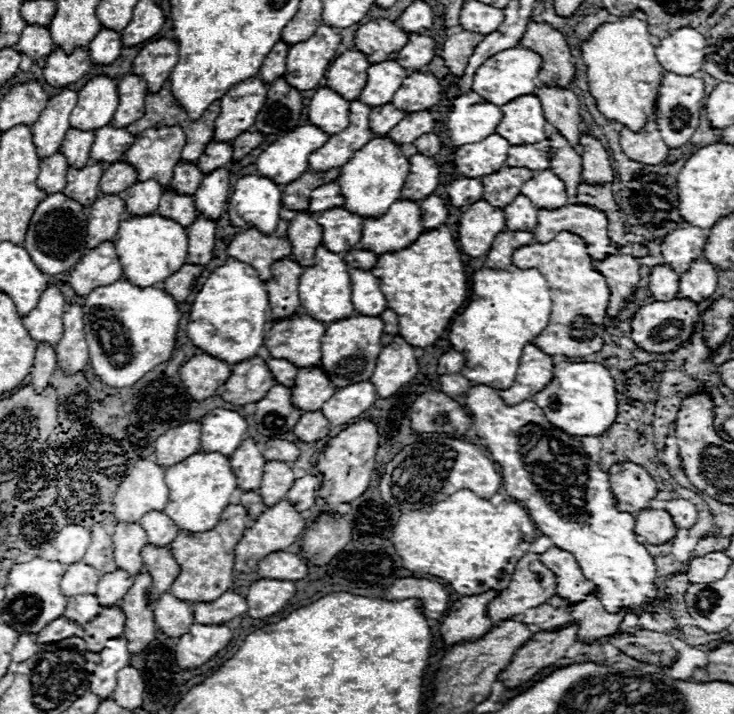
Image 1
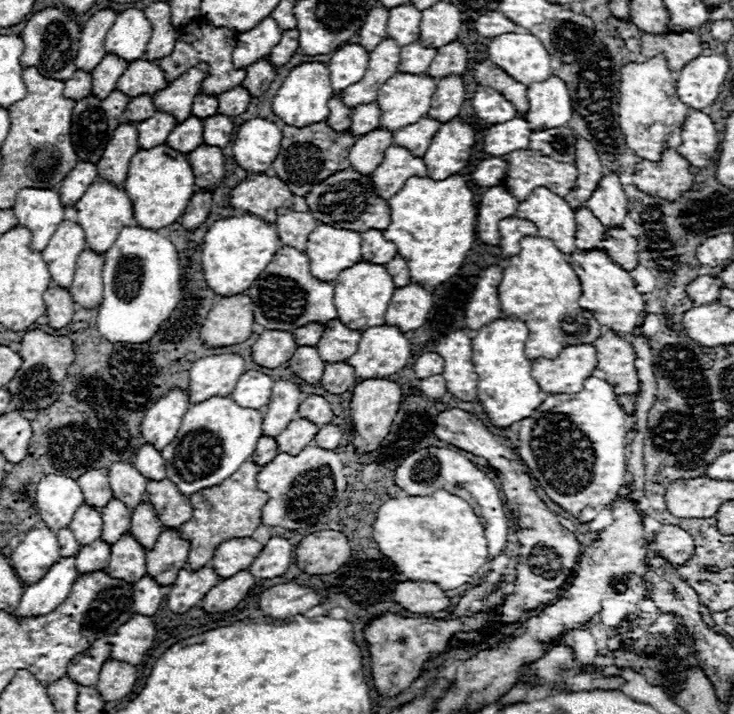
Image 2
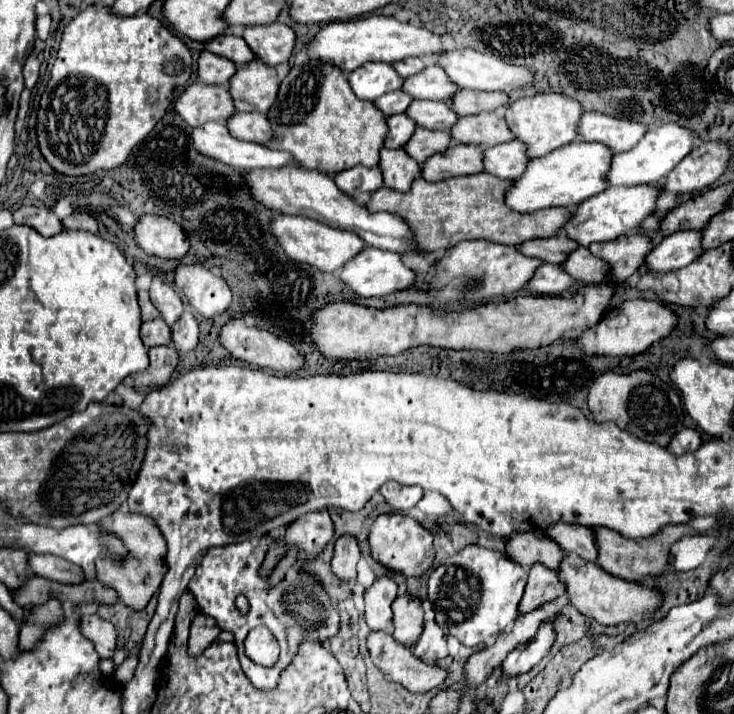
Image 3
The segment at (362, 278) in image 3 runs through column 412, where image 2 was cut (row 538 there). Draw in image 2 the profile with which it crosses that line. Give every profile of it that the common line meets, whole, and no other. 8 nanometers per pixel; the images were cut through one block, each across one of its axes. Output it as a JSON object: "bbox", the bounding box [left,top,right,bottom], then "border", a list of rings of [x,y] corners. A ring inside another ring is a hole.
{"bbox":[248,536,294,580],"border":[[[274,536],[268,540],[262,554],[252,562],[248,570],[252,572],[252,576],[260,580],[270,580],[282,576],[292,562],[294,562],[294,546],[286,538]]]}

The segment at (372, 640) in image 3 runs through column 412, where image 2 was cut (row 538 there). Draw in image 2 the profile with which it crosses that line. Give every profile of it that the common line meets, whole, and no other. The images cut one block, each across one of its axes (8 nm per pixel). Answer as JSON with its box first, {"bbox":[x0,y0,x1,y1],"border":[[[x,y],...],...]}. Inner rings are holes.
{"bbox":[650,526,694,566],"border":[[[662,526],[656,536],[654,542],[650,544],[652,552],[658,552],[662,558],[666,558],[670,564],[680,566],[684,564],[692,552],[694,552],[694,540],[688,532],[684,532],[678,526]]]}

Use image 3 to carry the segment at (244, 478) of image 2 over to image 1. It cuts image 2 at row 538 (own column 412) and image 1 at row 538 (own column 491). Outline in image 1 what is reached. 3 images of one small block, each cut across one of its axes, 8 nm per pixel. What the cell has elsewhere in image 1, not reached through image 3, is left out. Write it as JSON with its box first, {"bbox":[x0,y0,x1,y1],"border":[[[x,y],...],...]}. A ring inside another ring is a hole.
{"bbox":[170,504,252,602],"border":[[[228,504],[220,516],[220,522],[210,532],[180,532],[180,536],[176,536],[176,540],[170,544],[172,556],[182,568],[170,586],[172,596],[186,602],[208,602],[226,592],[234,584],[234,548],[248,526],[252,526],[252,518],[248,516],[246,508],[242,504]]]}

